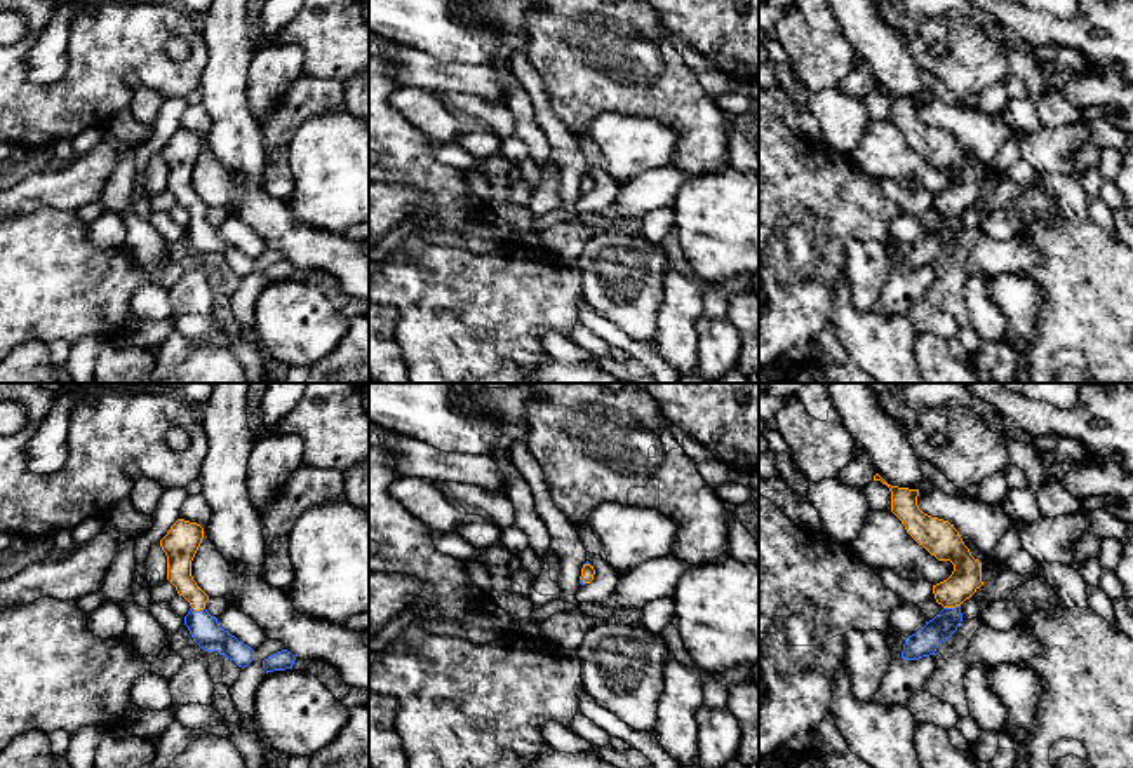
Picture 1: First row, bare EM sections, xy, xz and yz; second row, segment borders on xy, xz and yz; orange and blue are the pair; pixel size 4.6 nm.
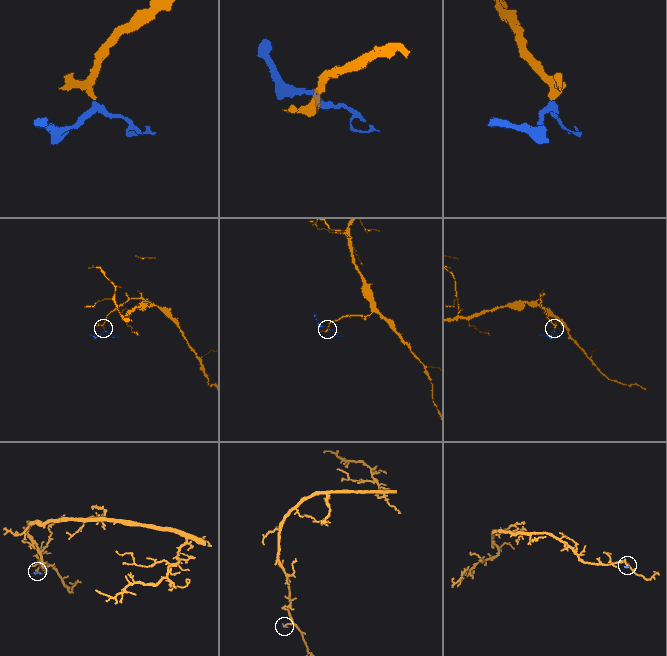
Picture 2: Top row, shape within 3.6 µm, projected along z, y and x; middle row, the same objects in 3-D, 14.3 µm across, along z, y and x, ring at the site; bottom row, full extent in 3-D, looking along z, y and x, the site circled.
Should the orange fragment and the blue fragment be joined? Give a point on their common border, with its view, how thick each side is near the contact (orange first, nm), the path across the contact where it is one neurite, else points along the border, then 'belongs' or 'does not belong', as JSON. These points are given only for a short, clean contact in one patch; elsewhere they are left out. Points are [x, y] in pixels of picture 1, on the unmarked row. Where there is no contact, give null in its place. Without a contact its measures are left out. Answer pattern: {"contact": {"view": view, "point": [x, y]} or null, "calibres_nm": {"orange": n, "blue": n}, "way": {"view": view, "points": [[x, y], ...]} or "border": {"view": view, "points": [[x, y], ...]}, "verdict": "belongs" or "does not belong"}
{"contact": {"view": "yz", "point": [951, 216]}, "calibres_nm": {"orange": 140, "blue": 120}, "way": {"view": "yz", "points": [[966, 187], [951, 204], [951, 216], [951, 225], [926, 249]]}, "verdict": "belongs"}

